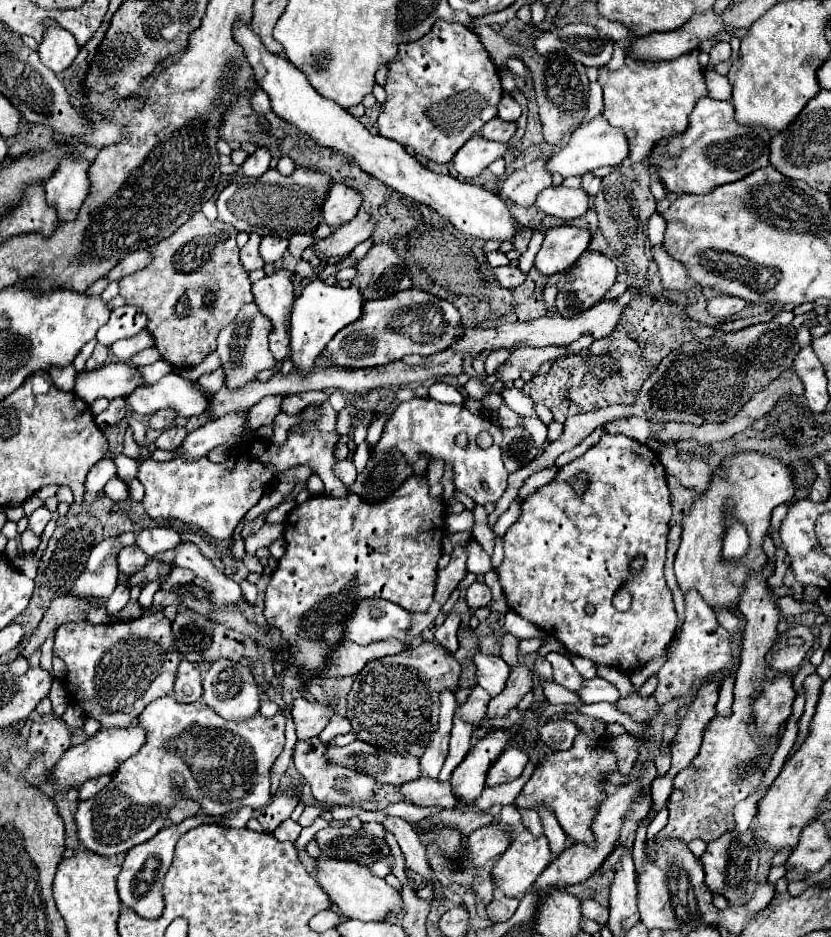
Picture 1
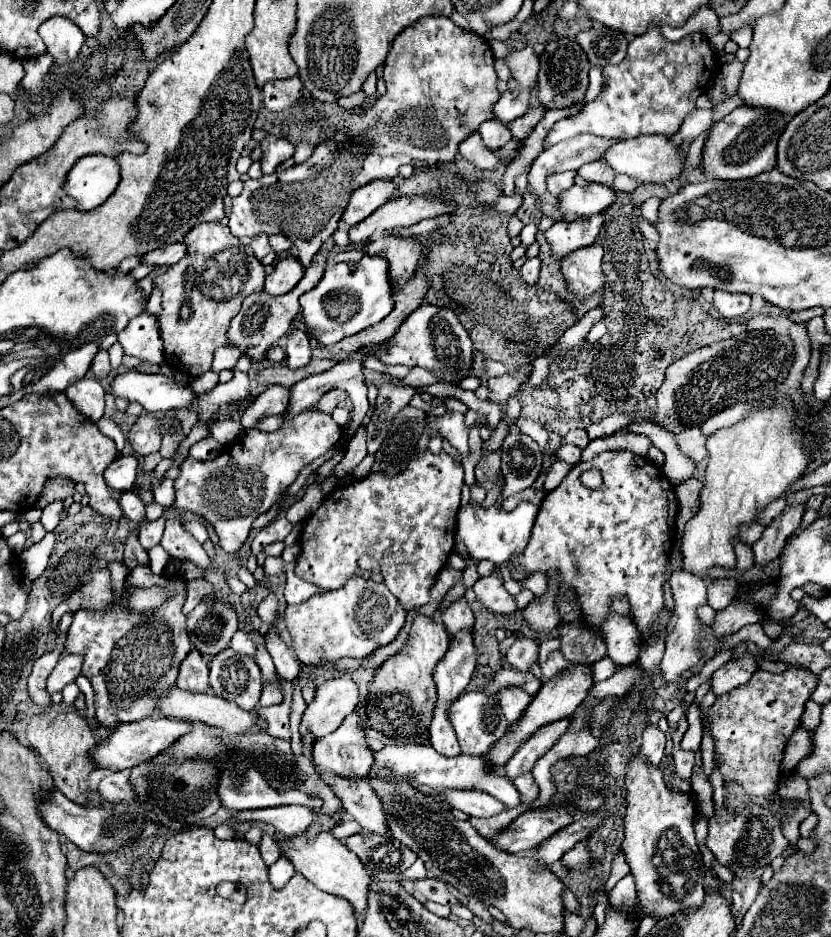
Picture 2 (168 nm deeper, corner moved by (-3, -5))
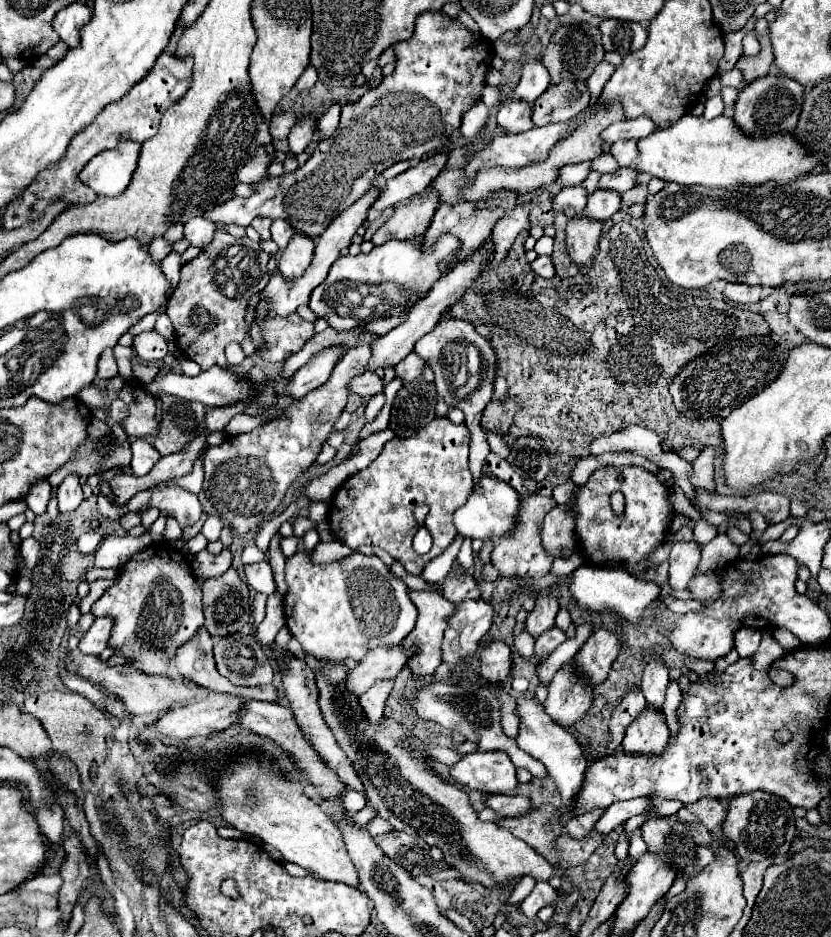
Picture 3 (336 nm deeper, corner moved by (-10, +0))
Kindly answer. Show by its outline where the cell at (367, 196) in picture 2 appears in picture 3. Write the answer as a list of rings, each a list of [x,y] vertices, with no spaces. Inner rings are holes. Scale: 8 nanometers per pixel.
[[[439,153],[427,159],[421,159],[417,165],[389,179],[387,185],[381,189],[379,197],[375,199],[375,203],[371,205],[371,209],[383,211],[399,201],[407,201],[415,195],[421,195],[429,187],[429,183],[443,171],[445,161],[447,161],[447,153]]]

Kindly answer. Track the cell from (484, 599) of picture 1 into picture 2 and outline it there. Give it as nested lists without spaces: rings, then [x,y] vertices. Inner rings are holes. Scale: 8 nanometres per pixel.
[[[494,570],[490,576],[480,578],[474,584],[474,592],[478,596],[478,600],[492,612],[496,614],[510,614],[516,612],[516,602],[514,596],[504,588],[504,582],[500,578],[500,574]]]

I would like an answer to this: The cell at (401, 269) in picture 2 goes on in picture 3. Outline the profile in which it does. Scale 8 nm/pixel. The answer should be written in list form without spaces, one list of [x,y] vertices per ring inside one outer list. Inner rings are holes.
[[[419,195],[413,197],[405,207],[395,209],[393,217],[387,219],[387,223],[373,235],[373,245],[383,245],[391,239],[413,239],[423,237],[435,209],[439,207],[437,195]]]

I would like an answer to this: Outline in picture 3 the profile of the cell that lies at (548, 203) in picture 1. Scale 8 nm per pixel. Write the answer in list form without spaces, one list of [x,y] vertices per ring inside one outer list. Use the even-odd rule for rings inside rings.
[[[621,167],[617,173],[613,175],[601,175],[599,179],[599,189],[609,189],[609,191],[617,191],[617,193],[625,193],[627,189],[635,187],[635,179],[637,179],[637,171],[633,171],[631,167]]]

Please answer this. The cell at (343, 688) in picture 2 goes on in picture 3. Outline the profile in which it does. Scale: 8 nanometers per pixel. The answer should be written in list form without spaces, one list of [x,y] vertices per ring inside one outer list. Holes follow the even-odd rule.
[[[375,647],[365,655],[363,661],[357,663],[355,669],[349,671],[345,689],[351,691],[351,695],[361,697],[369,687],[377,681],[385,679],[395,679],[401,667],[405,667],[409,657],[409,651],[403,651],[403,647],[393,647],[393,649],[379,649]]]

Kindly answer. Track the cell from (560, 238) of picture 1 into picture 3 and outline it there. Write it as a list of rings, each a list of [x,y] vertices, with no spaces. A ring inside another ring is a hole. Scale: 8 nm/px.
[[[595,191],[587,197],[587,205],[581,215],[595,221],[607,221],[619,211],[619,203],[621,195],[613,195],[613,191]]]

